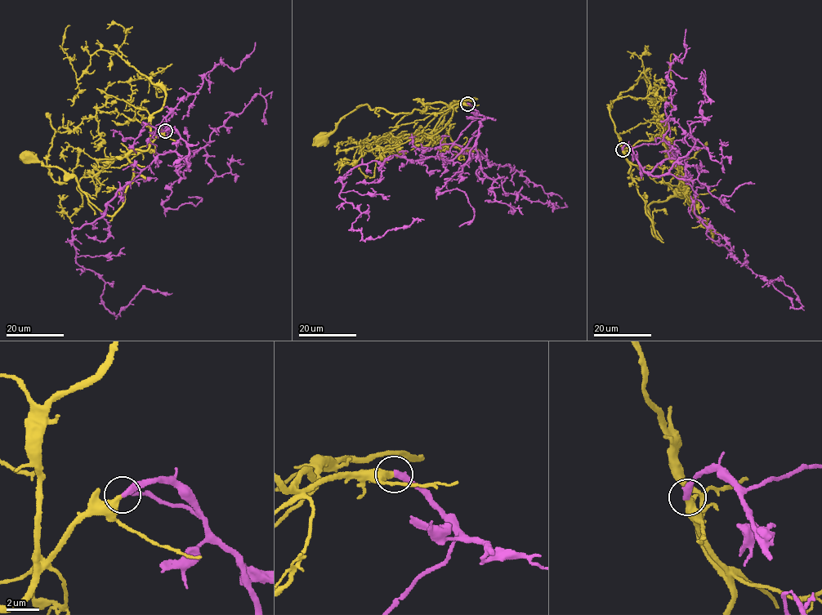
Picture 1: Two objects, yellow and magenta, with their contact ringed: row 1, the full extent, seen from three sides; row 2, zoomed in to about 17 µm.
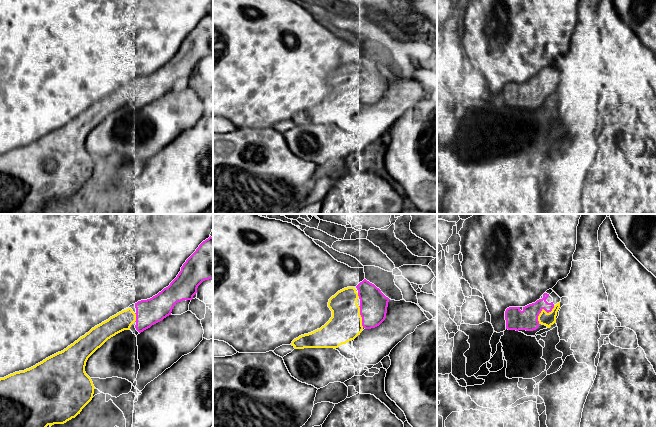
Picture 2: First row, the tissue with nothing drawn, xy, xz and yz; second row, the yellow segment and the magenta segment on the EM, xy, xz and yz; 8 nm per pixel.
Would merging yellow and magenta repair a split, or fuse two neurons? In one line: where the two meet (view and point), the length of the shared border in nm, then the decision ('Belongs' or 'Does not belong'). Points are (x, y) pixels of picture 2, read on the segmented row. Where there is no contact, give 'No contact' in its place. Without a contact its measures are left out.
Touches yellow at yz (542, 310). Shared border 200 nm. Belongs

